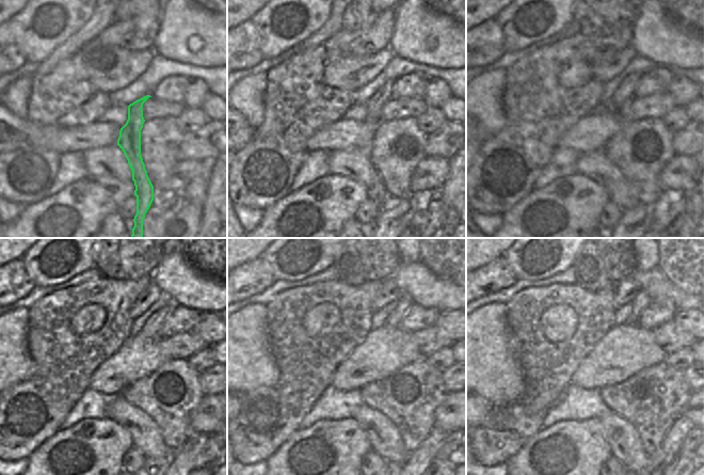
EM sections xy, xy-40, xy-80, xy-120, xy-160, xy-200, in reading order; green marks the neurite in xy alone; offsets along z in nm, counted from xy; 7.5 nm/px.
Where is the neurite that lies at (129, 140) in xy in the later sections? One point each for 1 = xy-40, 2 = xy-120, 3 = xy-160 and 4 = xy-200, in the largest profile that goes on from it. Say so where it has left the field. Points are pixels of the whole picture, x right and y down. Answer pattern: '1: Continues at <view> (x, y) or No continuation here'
1: Continues at xy-40 (374, 105)
2: Continues at xy-120 (153, 326)
3: Continues at xy-160 (403, 303)
4: Continues at xy-200 (641, 300)

